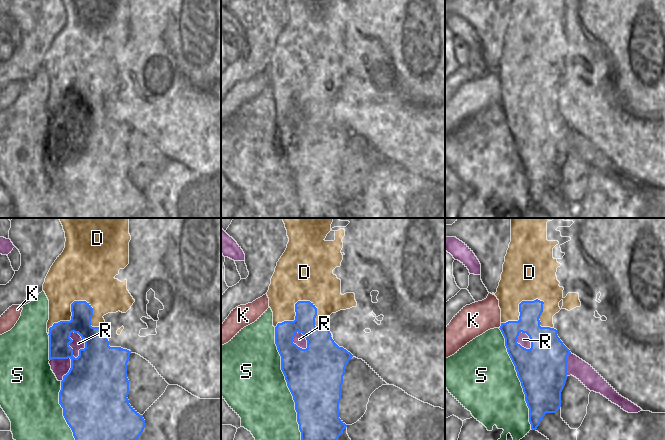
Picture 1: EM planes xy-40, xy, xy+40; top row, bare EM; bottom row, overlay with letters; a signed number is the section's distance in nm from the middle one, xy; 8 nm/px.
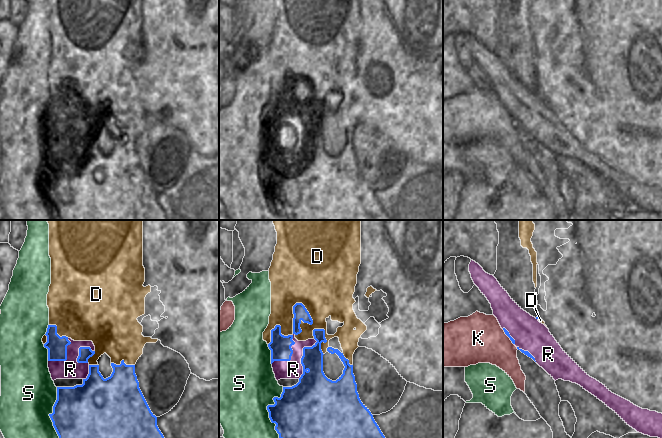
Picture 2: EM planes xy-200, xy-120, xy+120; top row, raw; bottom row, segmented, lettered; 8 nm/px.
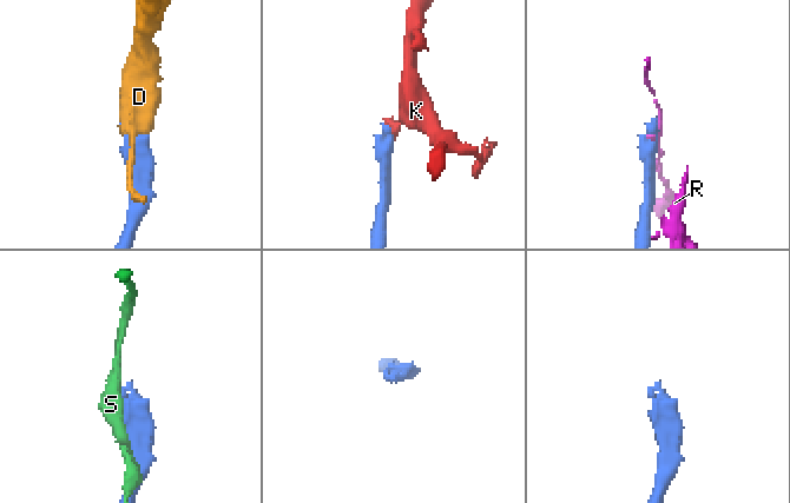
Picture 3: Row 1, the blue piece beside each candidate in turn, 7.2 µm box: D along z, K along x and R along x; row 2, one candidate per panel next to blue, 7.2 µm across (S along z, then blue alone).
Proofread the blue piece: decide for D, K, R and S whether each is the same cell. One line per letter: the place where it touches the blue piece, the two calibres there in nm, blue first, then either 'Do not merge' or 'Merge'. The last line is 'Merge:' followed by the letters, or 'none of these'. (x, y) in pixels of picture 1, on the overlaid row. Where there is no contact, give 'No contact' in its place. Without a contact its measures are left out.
D: Touches blue at xy-40 (75, 301). Thickness 170 nm (blue) against 460 nm. Merge
K: Touches blue at xy+40 (500, 326). Thickness 170 nm (blue) against 260 nm. Do not merge
R: Touches blue at xy-40 (68, 345). Thickness 280 nm (blue) against 100 nm. Do not merge
S: Touches blue at xy (287, 383). Thickness 460 nm (blue) against 480 nm. Do not merge
Merge: D.

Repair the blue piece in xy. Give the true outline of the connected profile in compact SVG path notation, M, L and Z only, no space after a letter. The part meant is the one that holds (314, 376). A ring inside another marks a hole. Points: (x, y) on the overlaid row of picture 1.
M283 218L289 242L287 248L275 268L269 290L269 307L273 312L275 327L275 344L281 356L281 370L287 386L295 402L297 422L301 432L301 440L337 440L347 425L339 418L339 402L345 368L353 355L343 347L339 347L329 331L329 316L340 310L357 306L354 293L341 294L341 280L333 274L336 267L341 266L343 255L342 239L345 230L335 231L334 241L325 241L331 231L333 218ZM295 333L302 333L307 340L307 348L302 349L293 343Z

